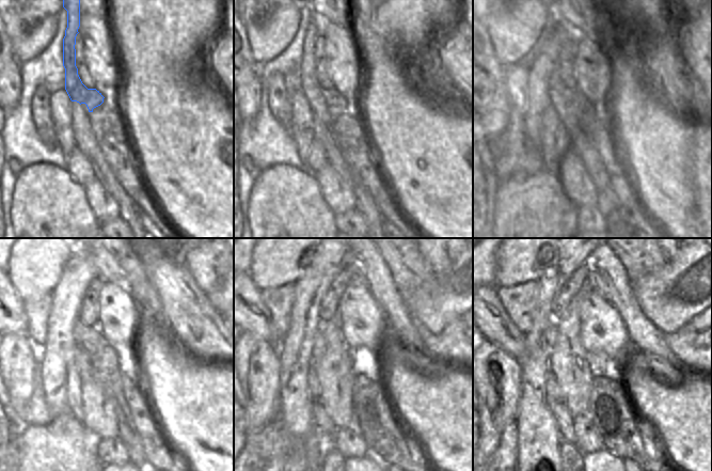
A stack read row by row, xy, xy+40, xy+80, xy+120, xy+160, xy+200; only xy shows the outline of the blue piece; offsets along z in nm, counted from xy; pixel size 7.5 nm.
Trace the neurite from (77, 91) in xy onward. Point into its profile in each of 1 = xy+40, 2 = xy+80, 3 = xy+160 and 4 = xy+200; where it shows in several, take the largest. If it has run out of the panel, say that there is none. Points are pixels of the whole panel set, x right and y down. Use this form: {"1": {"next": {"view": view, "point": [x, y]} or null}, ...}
{"1": {"next": {"view": "xy+40", "point": [316, 94]}}, "2": {"next": {"view": "xy+80", "point": [556, 94]}}, "3": {"next": {"view": "xy+160", "point": [322, 421]}}, "4": {"next": {"view": "xy+200", "point": [556, 401]}}}

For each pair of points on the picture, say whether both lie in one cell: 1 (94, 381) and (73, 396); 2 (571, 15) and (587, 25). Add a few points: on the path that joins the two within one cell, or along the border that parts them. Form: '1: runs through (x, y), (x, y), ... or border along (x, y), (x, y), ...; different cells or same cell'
1: border along (78, 365), (81, 410), (84, 414); different cells
2: runs through (575, 16), (583, 24); same cell

